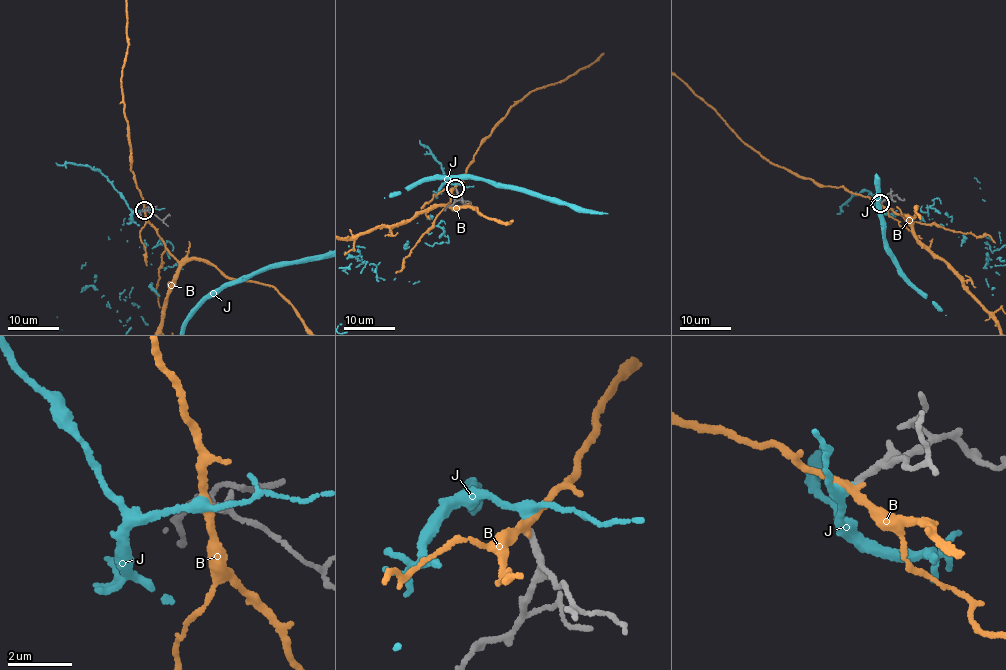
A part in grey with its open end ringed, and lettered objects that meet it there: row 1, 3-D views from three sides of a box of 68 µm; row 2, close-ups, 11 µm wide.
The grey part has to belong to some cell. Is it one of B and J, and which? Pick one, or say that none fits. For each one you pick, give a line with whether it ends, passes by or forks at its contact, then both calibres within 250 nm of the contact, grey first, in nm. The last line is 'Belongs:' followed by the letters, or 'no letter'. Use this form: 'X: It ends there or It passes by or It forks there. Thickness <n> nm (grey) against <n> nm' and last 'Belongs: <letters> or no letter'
J: It passes by. Thickness 240 nm (grey) against 240 nm
Belongs: J

